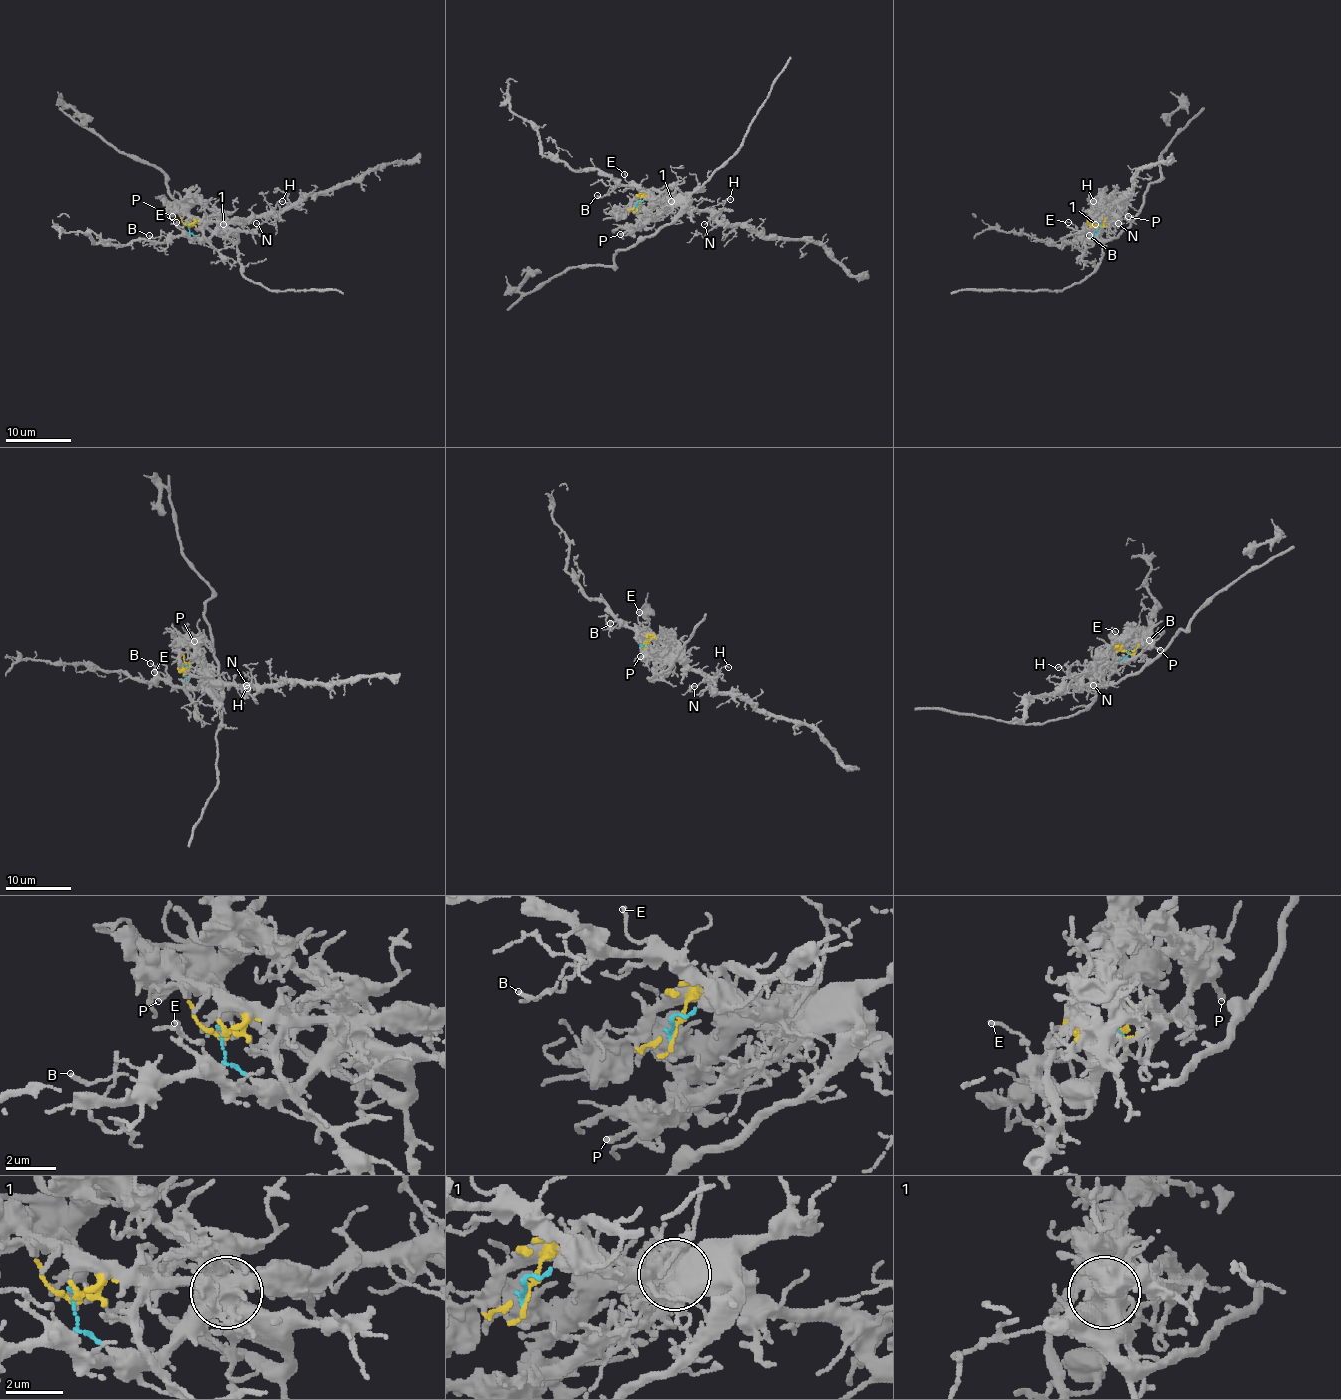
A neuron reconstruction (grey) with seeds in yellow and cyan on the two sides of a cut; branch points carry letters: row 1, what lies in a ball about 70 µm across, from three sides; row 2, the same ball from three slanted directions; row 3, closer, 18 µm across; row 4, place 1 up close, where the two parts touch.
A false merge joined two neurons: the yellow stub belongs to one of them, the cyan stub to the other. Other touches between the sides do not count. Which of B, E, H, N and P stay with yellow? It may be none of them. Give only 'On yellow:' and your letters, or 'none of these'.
On yellow: P

